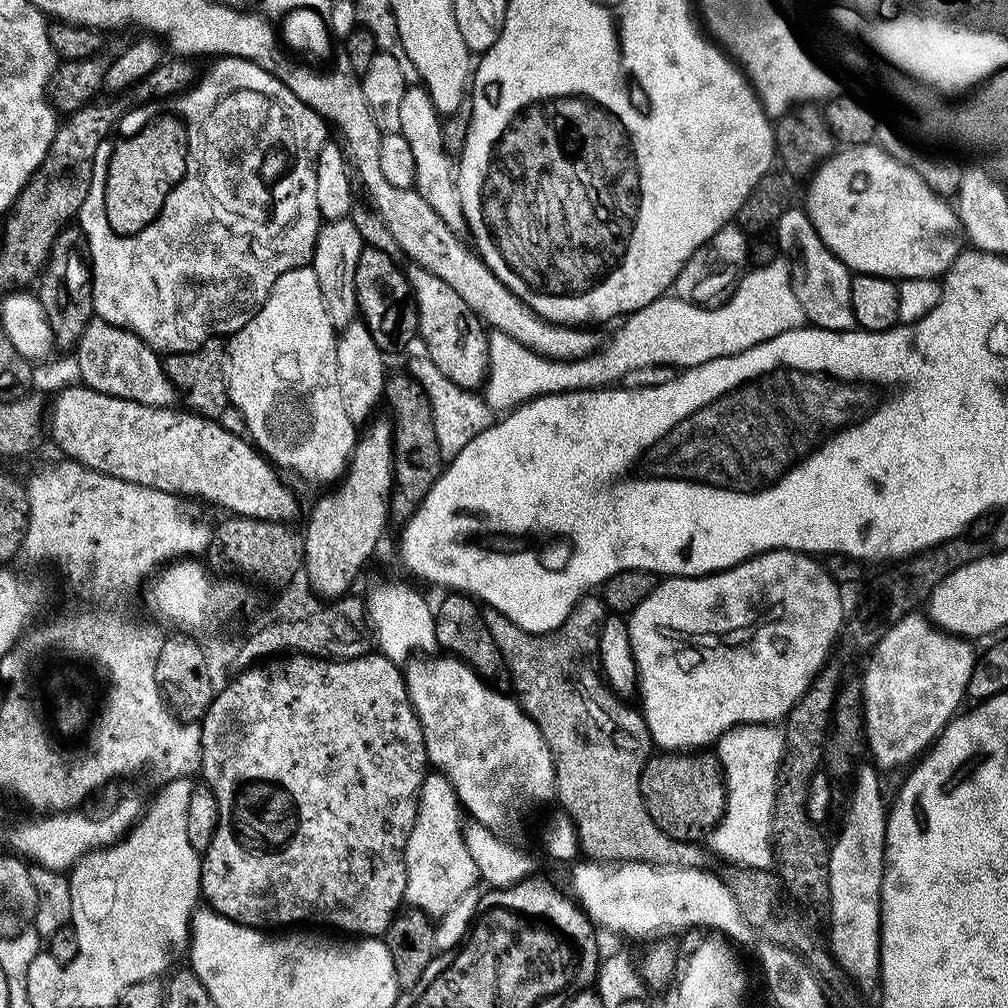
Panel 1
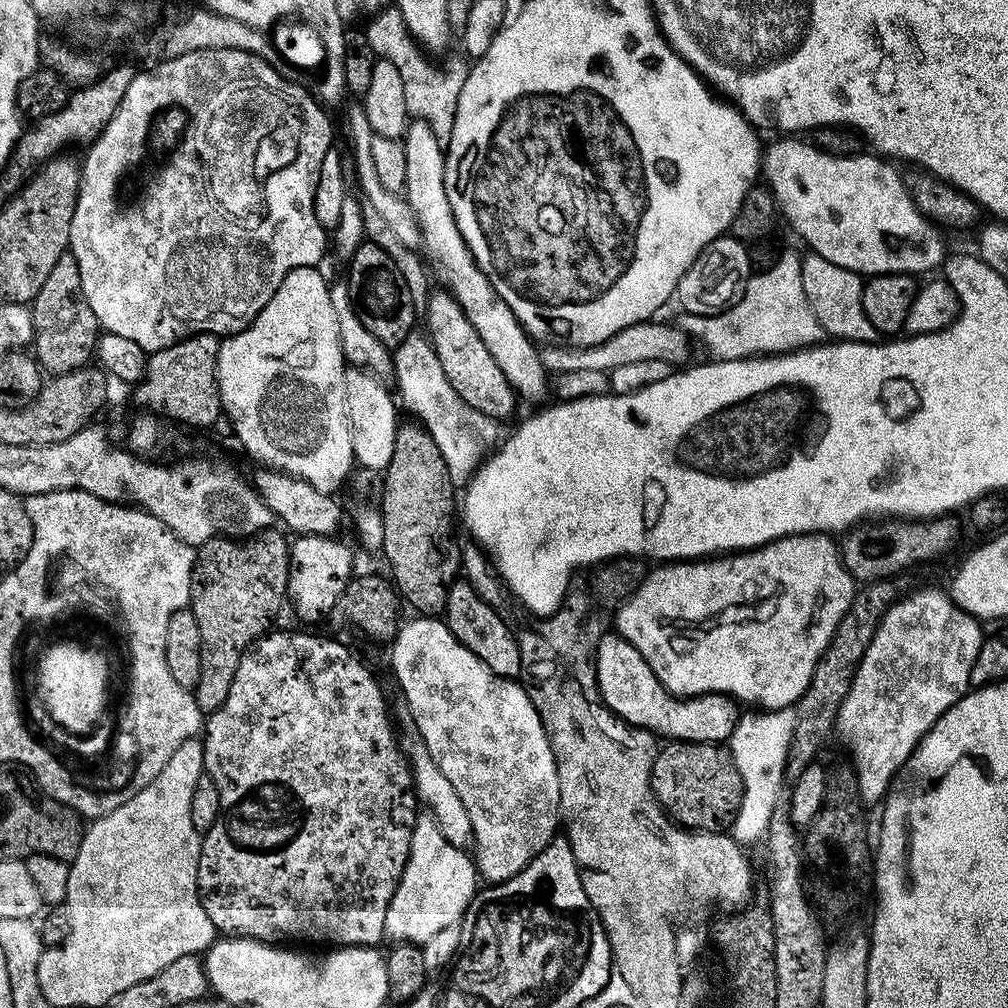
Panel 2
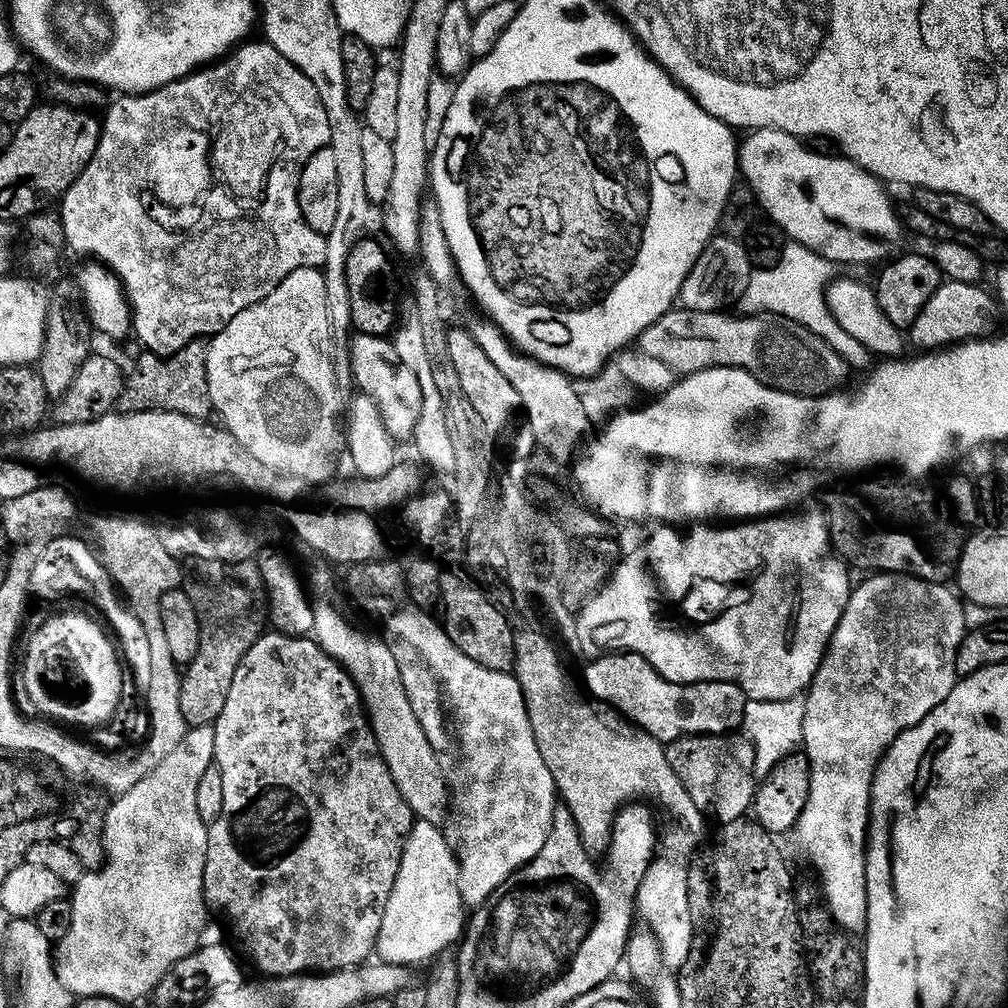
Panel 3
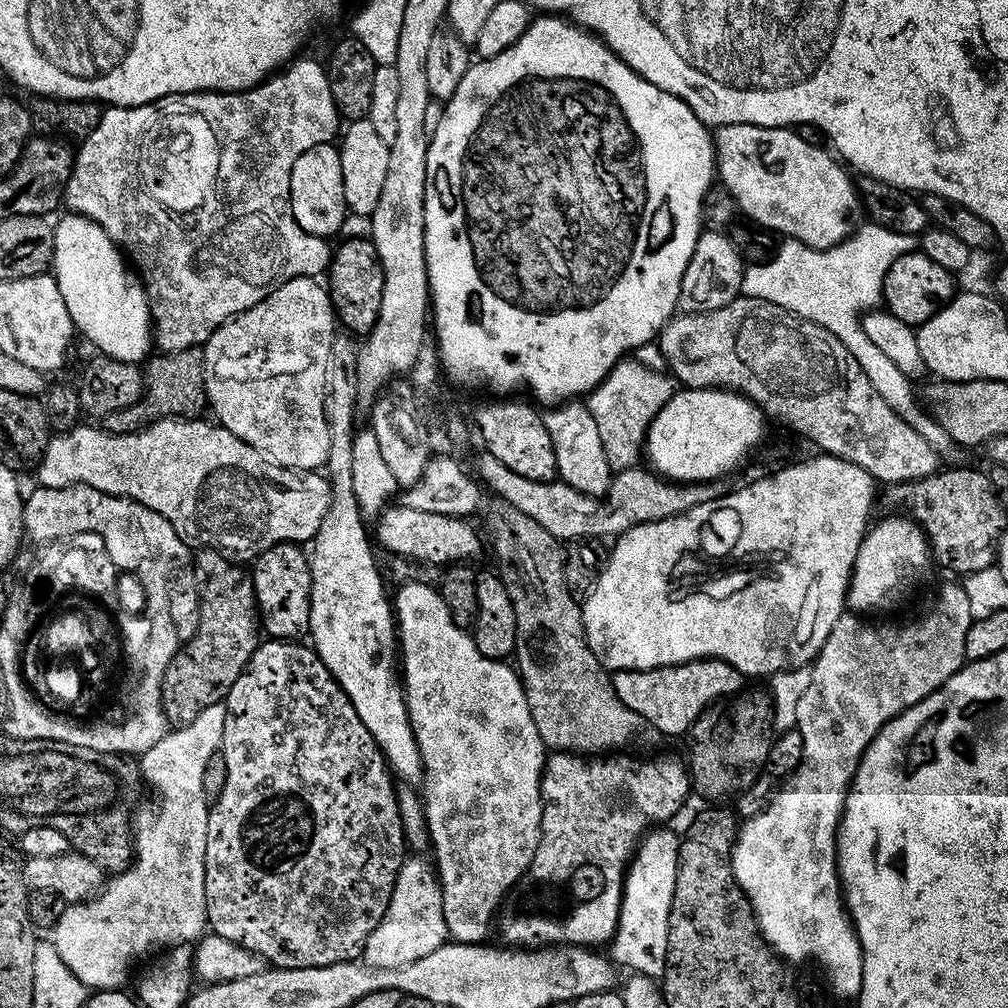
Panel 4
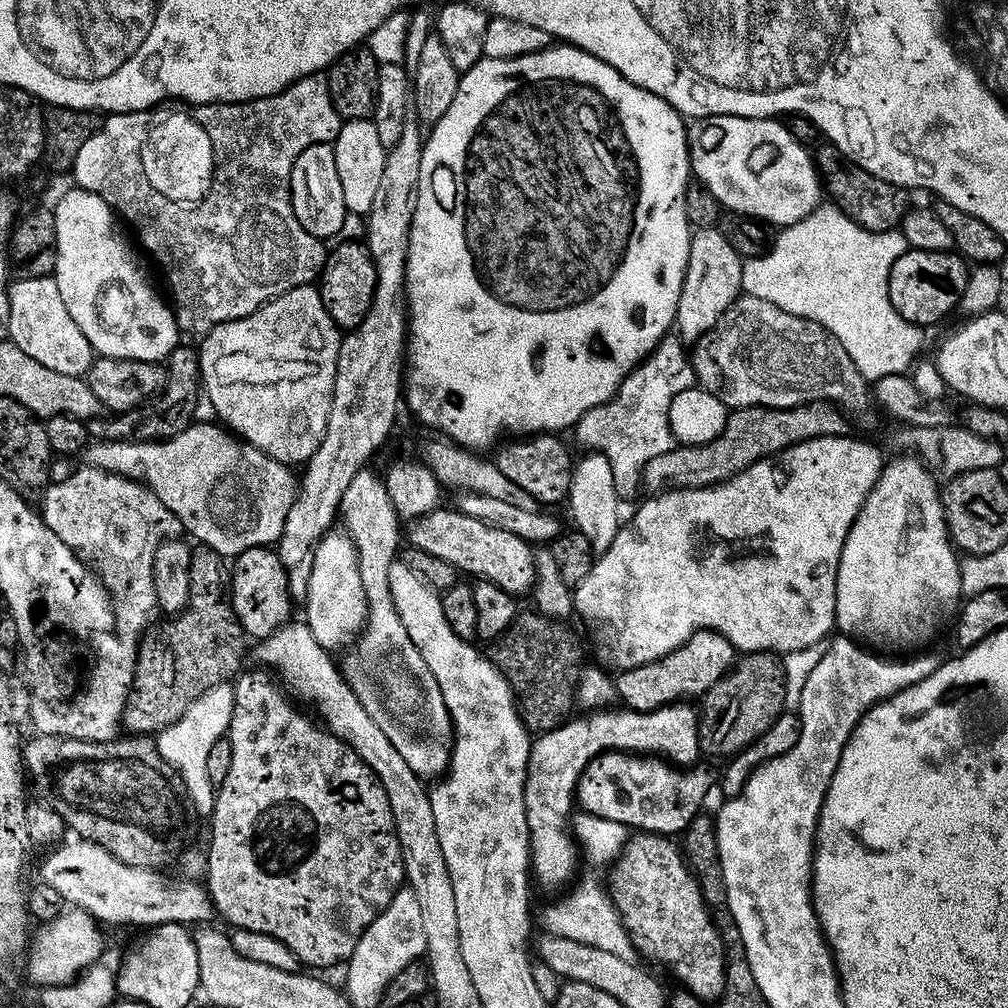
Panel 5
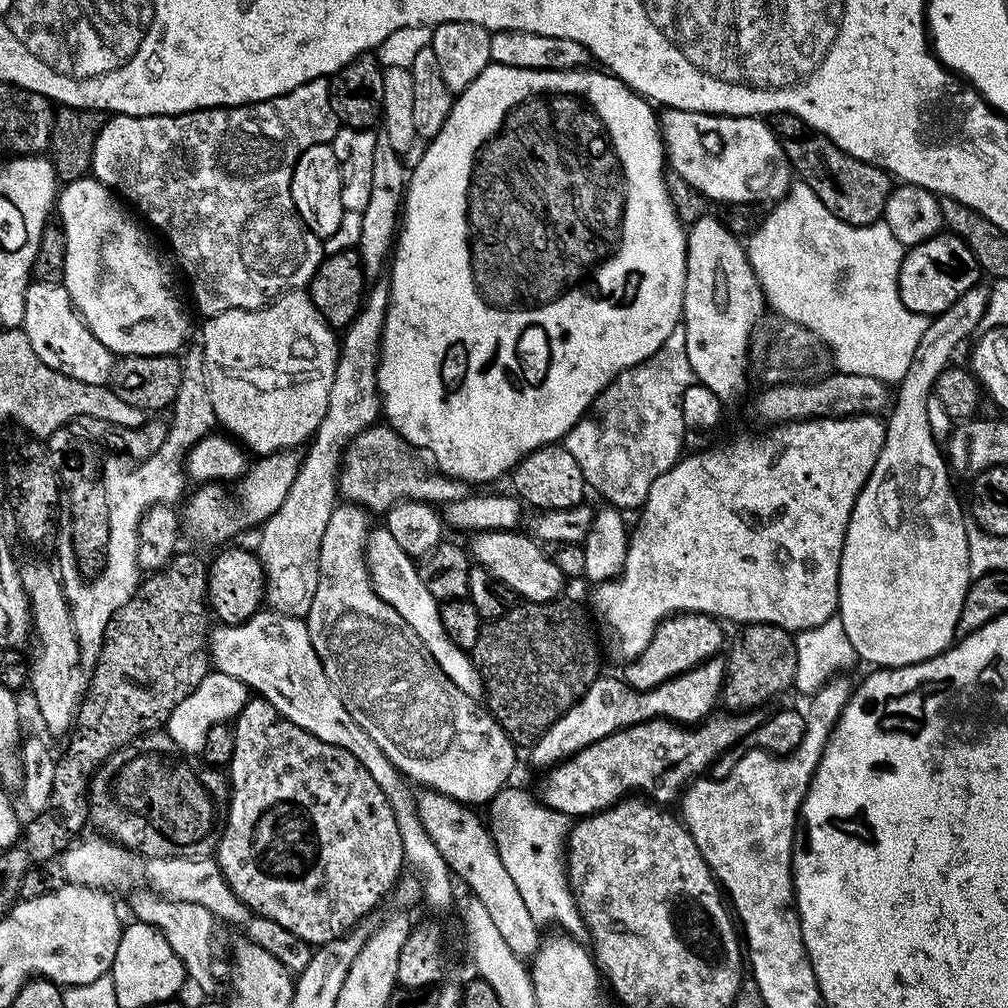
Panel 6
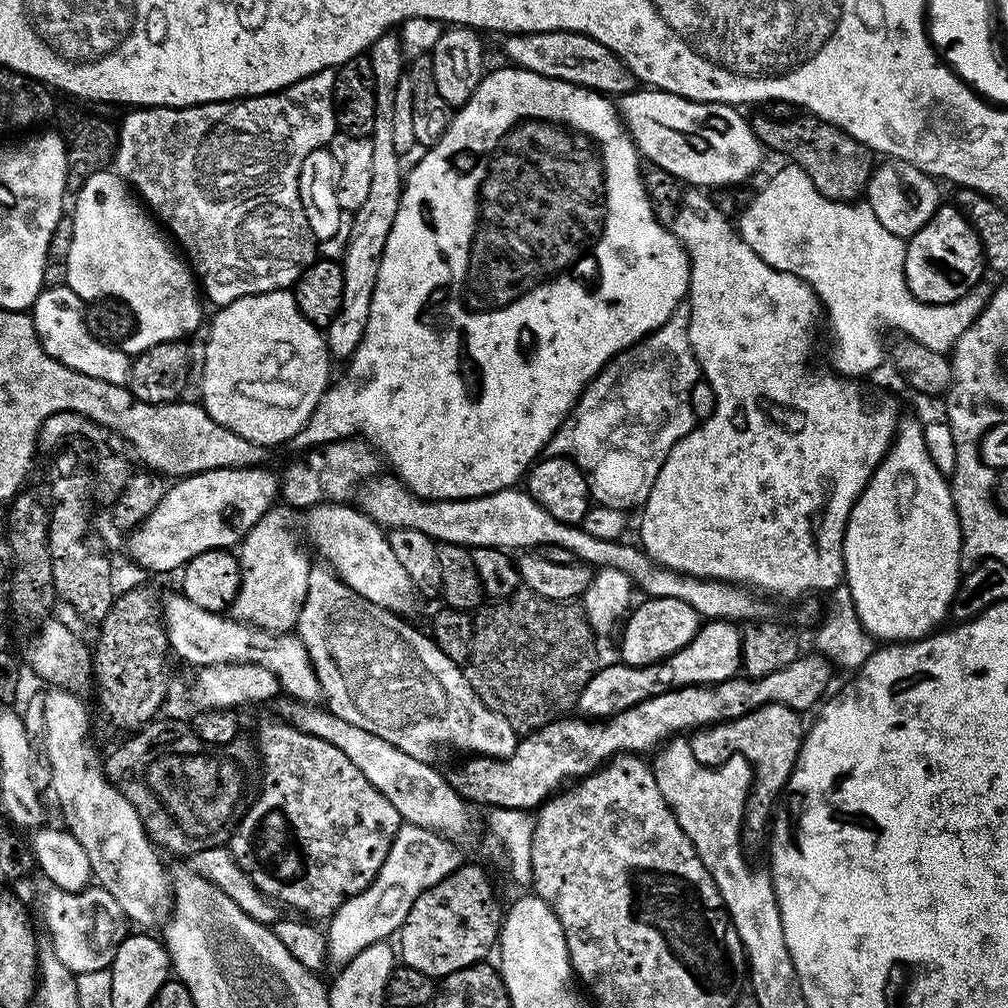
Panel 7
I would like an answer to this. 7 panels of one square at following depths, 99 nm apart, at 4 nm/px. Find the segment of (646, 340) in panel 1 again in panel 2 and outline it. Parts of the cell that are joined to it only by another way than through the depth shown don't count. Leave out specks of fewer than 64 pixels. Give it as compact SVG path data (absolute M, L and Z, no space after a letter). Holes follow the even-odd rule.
M782 253L773 268L749 276L746 290L733 308L727 308L716 316L685 315L683 331L693 341L701 340L713 352L716 360L743 360L761 354L783 354L821 343L826 333L806 302L800 262L799 255Z

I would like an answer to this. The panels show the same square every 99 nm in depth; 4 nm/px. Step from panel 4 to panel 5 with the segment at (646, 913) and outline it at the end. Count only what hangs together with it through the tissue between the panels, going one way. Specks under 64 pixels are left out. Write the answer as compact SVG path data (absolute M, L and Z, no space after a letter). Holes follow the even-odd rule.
M577 811L570 822L573 839L582 847L582 864L588 869L579 875L576 886L560 901L550 905L540 920L547 935L568 938L581 944L599 948L626 962L637 963L638 953L625 929L617 908L606 887L606 871L631 839L631 829L620 822L598 818L588 812Z

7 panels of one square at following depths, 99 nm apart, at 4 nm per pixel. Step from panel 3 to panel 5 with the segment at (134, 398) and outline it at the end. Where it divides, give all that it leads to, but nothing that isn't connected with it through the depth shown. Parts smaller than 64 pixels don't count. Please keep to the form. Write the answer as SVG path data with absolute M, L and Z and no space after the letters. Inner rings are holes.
M177 346L166 359L168 381L159 396L132 408L123 414L112 414L105 418L92 418L87 421L89 437L96 440L168 440L182 434L197 419L196 407L202 404L202 381L200 378L200 353L195 347Z

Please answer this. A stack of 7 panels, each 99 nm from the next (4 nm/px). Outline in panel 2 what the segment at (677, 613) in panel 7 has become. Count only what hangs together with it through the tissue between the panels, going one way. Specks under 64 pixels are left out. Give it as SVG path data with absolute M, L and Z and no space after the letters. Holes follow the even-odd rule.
M615 630L605 631L598 642L596 651L596 685L600 687L600 697L604 699L604 704L616 716L620 716L627 724L631 724L637 730L647 730L657 737L667 738L669 741L686 740L694 744L719 744L727 742L732 736L734 726L738 723L742 715L742 708L737 701L730 696L723 696L717 692L702 694L701 696L675 696L668 692L658 682L654 670L642 658L642 654L634 646L630 646L628 640L620 637L620 633Z

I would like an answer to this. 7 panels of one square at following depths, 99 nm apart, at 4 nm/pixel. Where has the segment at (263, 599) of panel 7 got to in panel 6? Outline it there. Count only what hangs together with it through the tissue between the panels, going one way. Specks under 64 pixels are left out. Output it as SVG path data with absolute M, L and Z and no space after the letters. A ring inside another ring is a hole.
M373 283L367 289L359 314L347 328L343 329L342 339L339 341L336 354L334 382L330 386L330 402L326 406L326 414L322 418L315 436L307 445L306 451L308 453L306 451L303 453L298 474L286 494L286 502L282 502L282 506L278 506L275 514L269 520L263 521L262 527L259 529L261 532L258 555L260 565L264 568L264 599L271 611L280 612L283 616L307 618L310 614L310 605L314 603L314 594L318 590L318 582L320 581L322 534L326 534L330 514L338 500L338 481L346 449L355 436L362 434L381 419L382 401L376 375L380 369L380 339L386 322L387 309L387 283Z

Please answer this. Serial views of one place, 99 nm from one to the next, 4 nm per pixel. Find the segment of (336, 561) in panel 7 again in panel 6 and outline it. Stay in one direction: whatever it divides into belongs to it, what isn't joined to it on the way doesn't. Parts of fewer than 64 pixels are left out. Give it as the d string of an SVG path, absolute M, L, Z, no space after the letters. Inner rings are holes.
M380 526L377 532L375 529L369 535L366 541L366 559L372 588L387 604L394 606L394 610L398 610L402 618L406 618L406 622L412 627L414 634L418 634L418 638L424 643L426 650L442 670L442 674L446 674L446 678L450 678L450 682L454 682L454 686L458 686L458 690L462 690L467 696L479 697L483 693L484 684L480 680L480 672L476 669L475 662L469 653L454 646L446 630L442 630L437 597L432 596L430 590L426 590L426 582L422 582L417 561L408 556L406 550L398 546L398 542L394 542L387 527Z

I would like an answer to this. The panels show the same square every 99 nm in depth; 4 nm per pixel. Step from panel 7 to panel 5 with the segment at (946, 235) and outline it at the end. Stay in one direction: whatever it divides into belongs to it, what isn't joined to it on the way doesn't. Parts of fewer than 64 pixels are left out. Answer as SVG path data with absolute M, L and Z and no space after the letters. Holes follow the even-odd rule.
M949 250L903 252L891 266L888 297L891 305L911 324L927 326L957 309L962 291L966 288L970 268L959 253Z

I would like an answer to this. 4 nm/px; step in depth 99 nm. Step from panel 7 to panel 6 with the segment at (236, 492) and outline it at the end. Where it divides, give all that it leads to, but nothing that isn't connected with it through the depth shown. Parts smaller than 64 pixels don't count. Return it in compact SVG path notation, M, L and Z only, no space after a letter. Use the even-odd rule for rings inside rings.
M296 450L271 452L268 456L260 456L257 464L255 461L238 481L240 504L236 500L224 500L224 492L220 489L223 487L219 483L201 483L197 487L200 489L189 498L188 509L182 512L187 527L189 524L202 539L209 540L212 544L223 545L225 542L235 541L232 539L239 534L244 520L248 524L259 525L269 520L278 510L278 506L286 502L286 494L298 474L301 459L301 453ZM223 540L228 541L223 542Z

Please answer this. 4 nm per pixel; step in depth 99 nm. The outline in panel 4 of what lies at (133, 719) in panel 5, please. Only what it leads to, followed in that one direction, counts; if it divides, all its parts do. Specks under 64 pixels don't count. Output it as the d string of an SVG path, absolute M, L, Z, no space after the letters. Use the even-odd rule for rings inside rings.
M215 548L199 549L195 562L194 575L200 586L198 630L194 638L183 641L161 682L161 705L172 726L194 722L203 708L221 703L262 642L251 575Z

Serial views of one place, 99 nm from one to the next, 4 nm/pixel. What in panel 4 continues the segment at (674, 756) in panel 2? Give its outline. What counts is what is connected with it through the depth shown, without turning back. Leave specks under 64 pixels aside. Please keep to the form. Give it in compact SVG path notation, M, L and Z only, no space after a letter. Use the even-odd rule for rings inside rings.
M741 691L731 697L727 702L717 703L704 711L699 718L688 727L686 741L688 740L688 756L686 767L690 777L690 784L704 796L709 796L709 801L724 802L727 796L748 788L756 780L756 775L762 772L767 765L768 755L772 749L774 739L774 725L772 722L772 697L767 691L748 692Z

